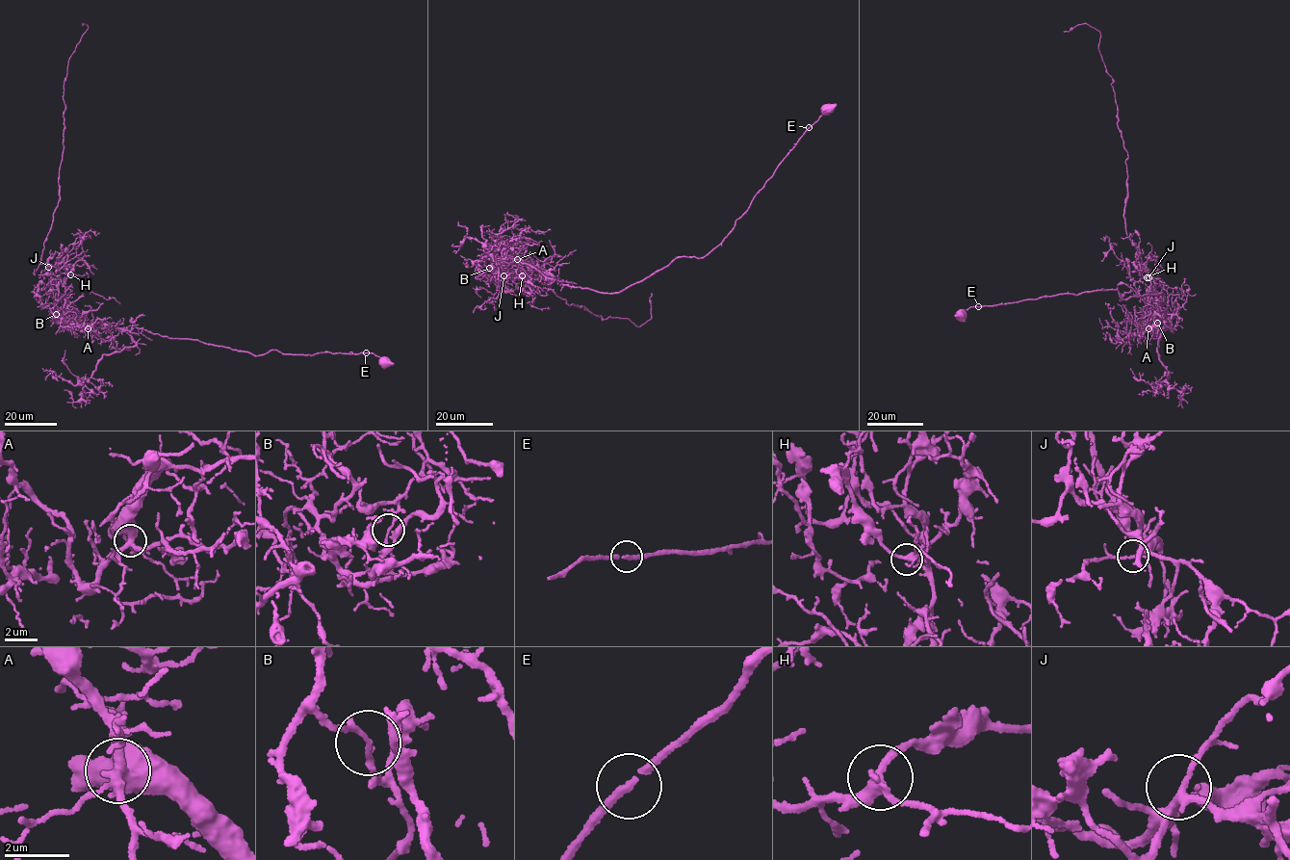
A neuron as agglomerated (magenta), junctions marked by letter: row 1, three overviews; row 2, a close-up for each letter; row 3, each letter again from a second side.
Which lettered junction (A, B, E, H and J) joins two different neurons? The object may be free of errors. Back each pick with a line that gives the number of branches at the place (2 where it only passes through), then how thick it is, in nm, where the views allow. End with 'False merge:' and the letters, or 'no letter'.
B: branches 2; calibre 140 nm
False merge: B

